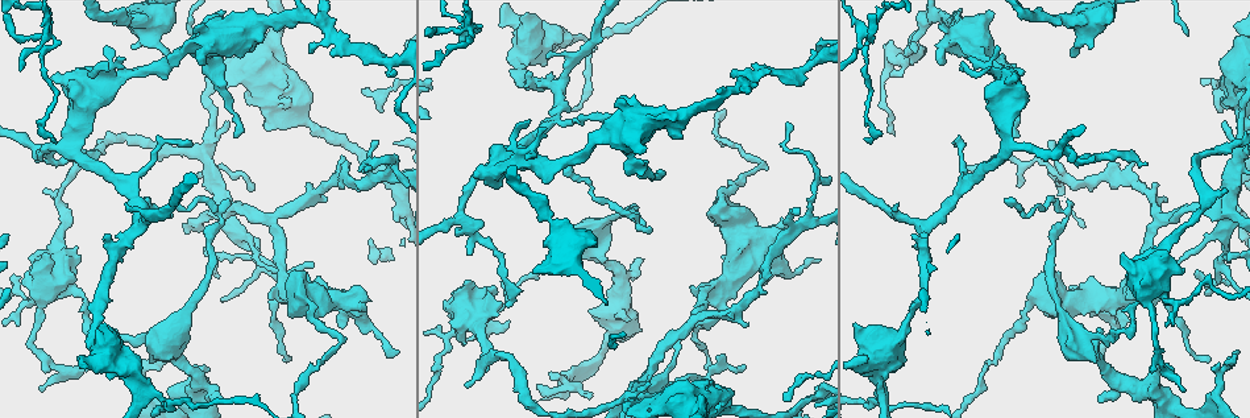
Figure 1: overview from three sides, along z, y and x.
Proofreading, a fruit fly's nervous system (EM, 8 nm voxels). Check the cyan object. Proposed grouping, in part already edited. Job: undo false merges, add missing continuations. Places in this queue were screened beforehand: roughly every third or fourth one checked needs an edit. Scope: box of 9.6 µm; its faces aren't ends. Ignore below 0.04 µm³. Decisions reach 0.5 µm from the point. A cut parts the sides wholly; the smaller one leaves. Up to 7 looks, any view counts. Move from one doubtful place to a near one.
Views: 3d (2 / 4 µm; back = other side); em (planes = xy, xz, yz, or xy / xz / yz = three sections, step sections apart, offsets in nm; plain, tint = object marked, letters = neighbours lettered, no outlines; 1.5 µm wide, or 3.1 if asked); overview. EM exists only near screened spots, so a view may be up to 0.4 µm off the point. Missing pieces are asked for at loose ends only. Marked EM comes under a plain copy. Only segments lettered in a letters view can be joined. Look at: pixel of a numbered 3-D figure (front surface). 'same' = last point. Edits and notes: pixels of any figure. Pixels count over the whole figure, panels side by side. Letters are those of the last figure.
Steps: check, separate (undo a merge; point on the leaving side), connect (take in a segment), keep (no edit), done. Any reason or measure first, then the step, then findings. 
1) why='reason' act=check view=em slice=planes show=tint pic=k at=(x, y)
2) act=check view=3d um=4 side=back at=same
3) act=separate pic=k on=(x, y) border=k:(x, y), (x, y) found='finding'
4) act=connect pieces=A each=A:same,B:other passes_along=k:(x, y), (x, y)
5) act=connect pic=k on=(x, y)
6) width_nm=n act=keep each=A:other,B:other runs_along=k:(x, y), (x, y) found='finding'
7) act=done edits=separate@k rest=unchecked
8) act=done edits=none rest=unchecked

why='three-way junction' act=check view=3d um=4 pic=1 at=(861, 29)

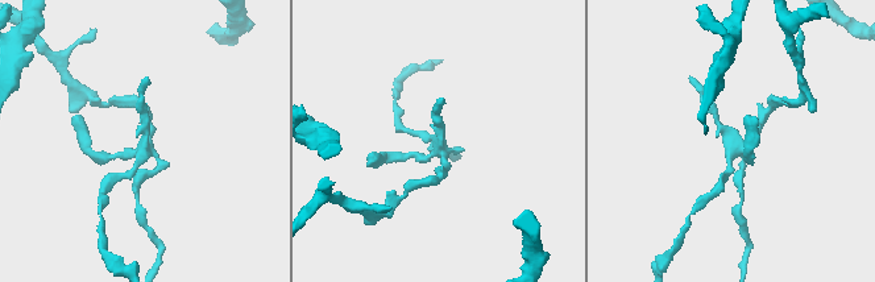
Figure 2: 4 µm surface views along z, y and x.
why='need the tissue' act=check view=em slice=planes show=tint pic=2 at=(142, 143)

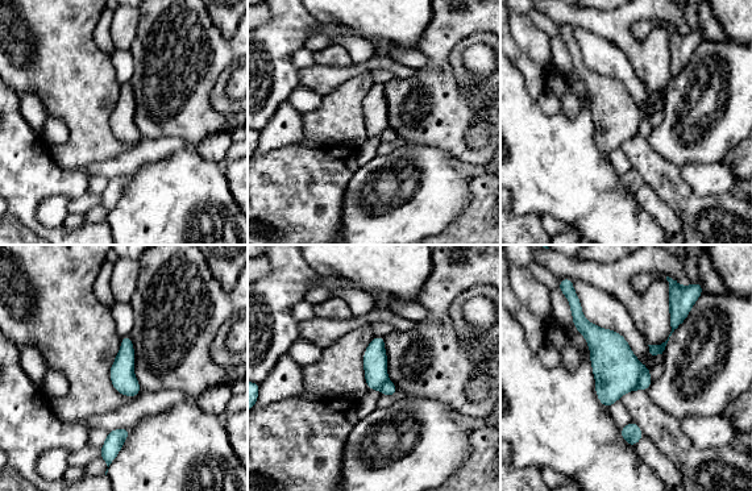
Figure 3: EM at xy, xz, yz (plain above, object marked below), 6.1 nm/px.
why='what lies round it' act=check view=em slice=planes show=letters at=same

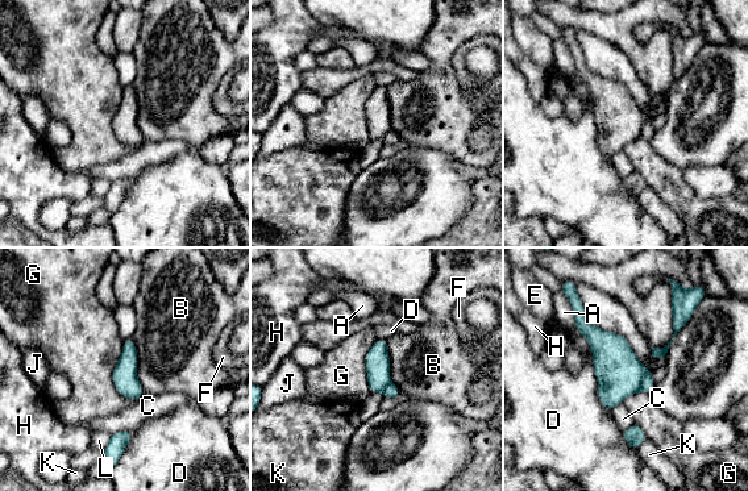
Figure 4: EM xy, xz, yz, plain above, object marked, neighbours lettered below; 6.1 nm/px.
width_nm=140 act=separate pic=4 on=(619, 373) each=A:other,B:other,C:other,D:other,E:other,F:other,G:other,H:other,J:other,K:other,L:other found='a second neuron is stuck on'

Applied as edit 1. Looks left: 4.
act=check view=overview

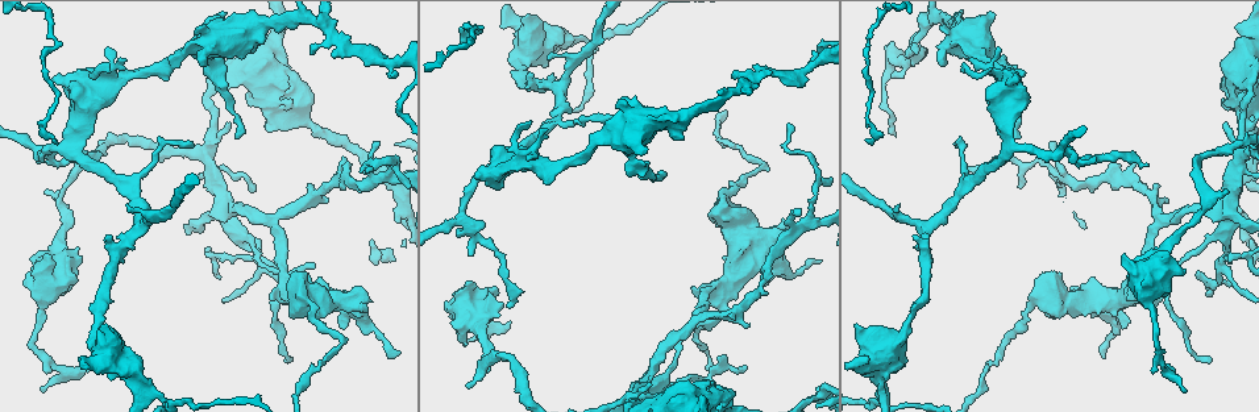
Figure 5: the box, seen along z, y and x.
why='tapers out' act=check view=3d um=2 pic=5 at=(47, 193)

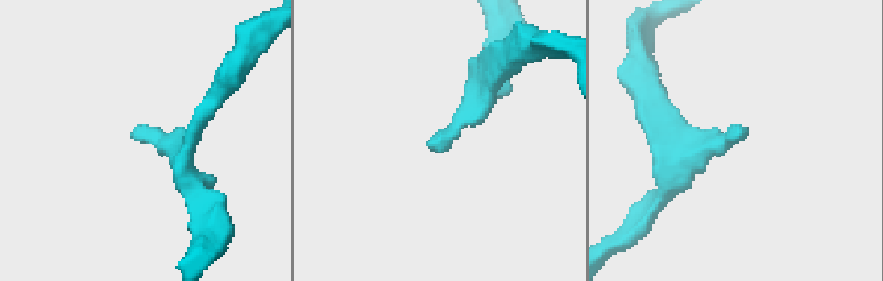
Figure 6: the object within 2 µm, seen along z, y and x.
why='need the tissue' act=check view=em slice=xz step=4 show=tint pic=6 at=(139, 134)

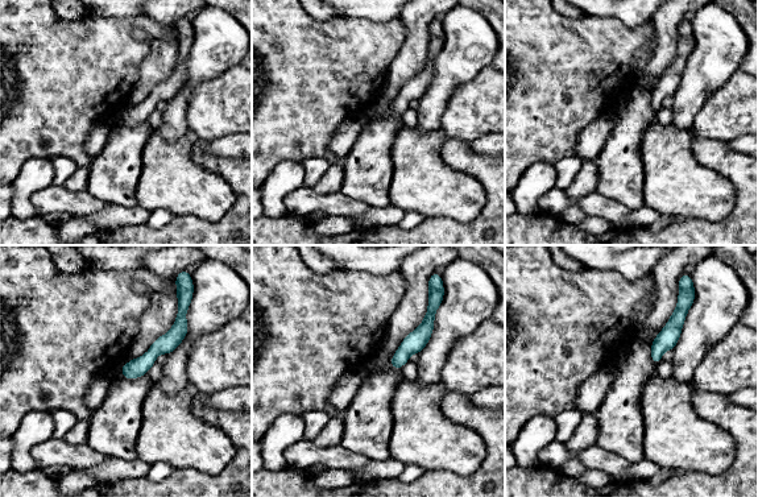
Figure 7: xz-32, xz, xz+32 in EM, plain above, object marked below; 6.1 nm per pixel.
why='see the neighbours' act=check view=em slice=xz step=4 show=letters at=same

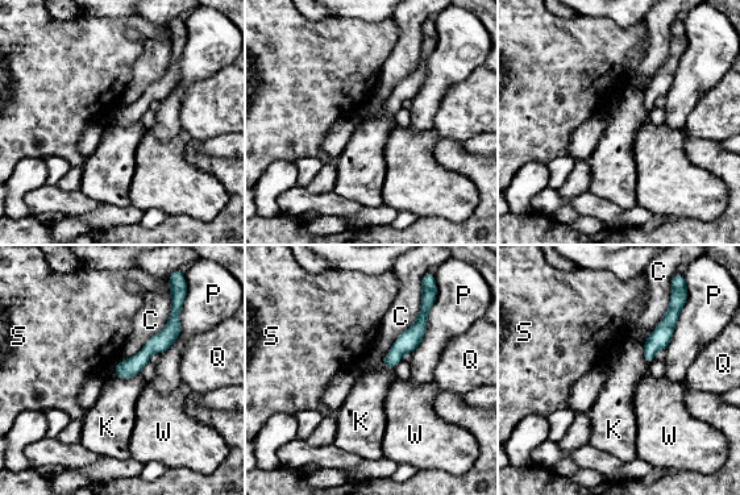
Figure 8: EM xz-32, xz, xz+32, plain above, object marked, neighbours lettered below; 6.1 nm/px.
act=keep each=C:other,K:other,P:other,Q:other,S:other,W:other runs_along=8:(177, 321), (132, 366), (117, 371) found='none of them fits'

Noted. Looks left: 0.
act=done edits=separate@4 rest=unchecked

